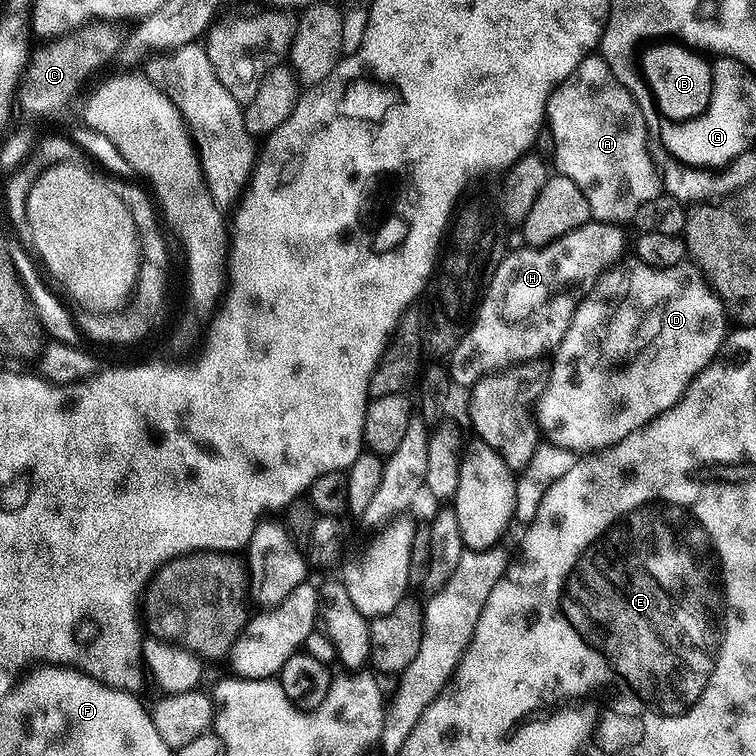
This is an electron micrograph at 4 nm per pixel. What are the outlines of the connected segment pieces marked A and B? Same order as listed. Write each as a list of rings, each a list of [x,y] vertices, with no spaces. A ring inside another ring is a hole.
[[[599,54],[587,56],[548,99],[546,127],[554,136],[551,151],[556,153],[555,171],[579,186],[582,194],[586,194],[586,202],[590,202],[592,219],[601,220],[603,224],[631,221],[640,206],[662,192],[660,173],[649,152],[650,131],[646,112],[636,102],[637,97],[627,92],[618,78],[614,78],[610,66],[606,66],[604,57]]]
[[[660,40],[640,56],[640,70],[653,96],[657,113],[667,121],[683,122],[705,112],[711,98],[715,71],[711,61],[699,51],[673,40]]]

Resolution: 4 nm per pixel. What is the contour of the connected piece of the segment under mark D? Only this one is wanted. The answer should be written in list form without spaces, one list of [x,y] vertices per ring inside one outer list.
[[[695,267],[652,268],[648,296],[644,296],[648,308],[656,304],[648,312],[648,324],[652,324],[648,356],[640,356],[640,368],[624,372],[620,384],[608,384],[608,376],[600,368],[600,340],[596,340],[596,332],[604,332],[604,308],[600,308],[604,299],[603,295],[589,294],[581,300],[562,342],[554,349],[552,373],[536,404],[535,423],[543,439],[567,452],[592,454],[608,448],[626,438],[624,432],[638,430],[674,406],[692,379],[720,355],[730,332],[724,301]]]

